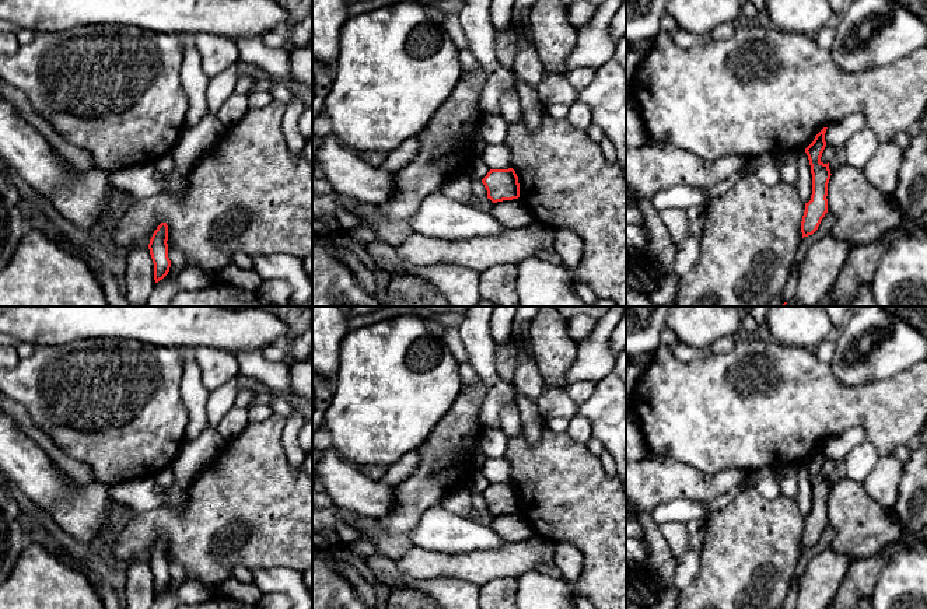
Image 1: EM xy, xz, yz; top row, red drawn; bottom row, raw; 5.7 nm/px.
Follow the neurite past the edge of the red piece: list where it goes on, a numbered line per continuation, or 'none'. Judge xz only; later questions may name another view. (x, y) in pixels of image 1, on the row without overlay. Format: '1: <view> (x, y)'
none

